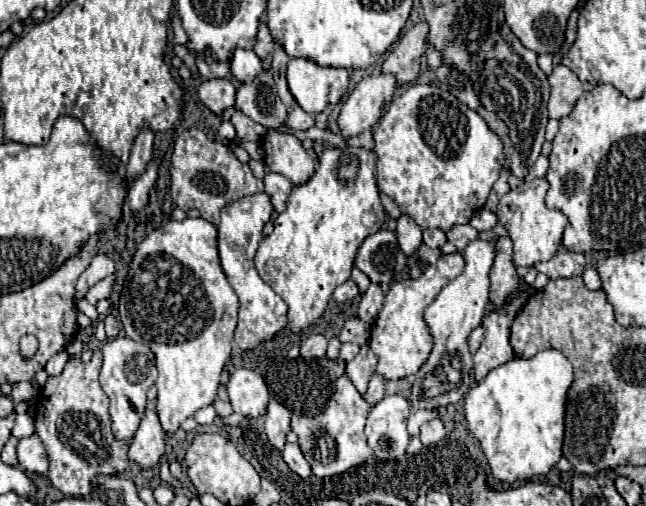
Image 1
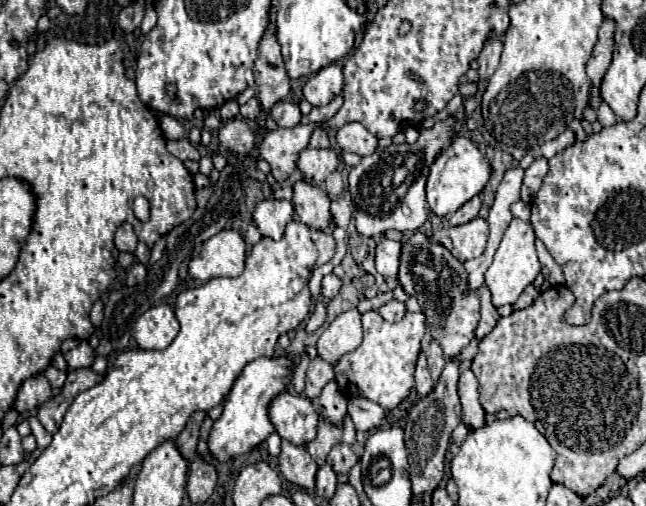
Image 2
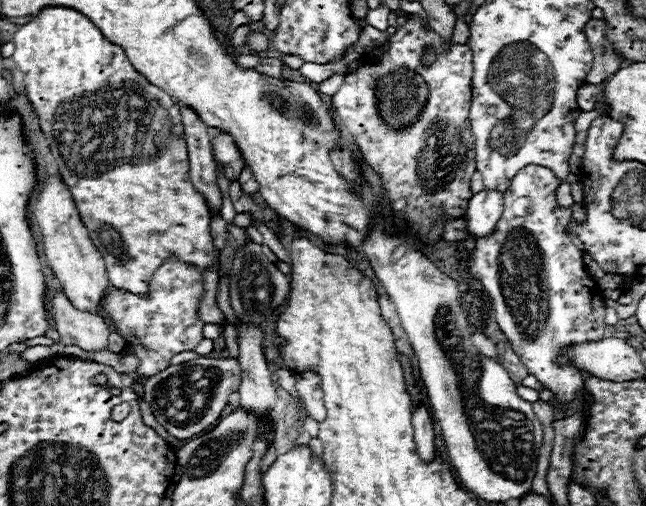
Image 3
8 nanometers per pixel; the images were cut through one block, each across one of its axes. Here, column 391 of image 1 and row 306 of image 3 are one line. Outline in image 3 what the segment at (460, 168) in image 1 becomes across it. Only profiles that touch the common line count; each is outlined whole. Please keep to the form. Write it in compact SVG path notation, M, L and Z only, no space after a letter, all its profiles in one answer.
M170 258L164 262L150 282L146 294L132 294L128 290L112 288L104 296L104 310L110 318L110 324L116 328L118 334L126 338L138 338L144 350L132 350L140 358L140 366L136 368L140 374L154 376L168 368L168 362L174 354L192 350L204 336L202 326L204 322L198 320L196 308L198 300L204 294L204 280L202 274L194 266L186 266Z

